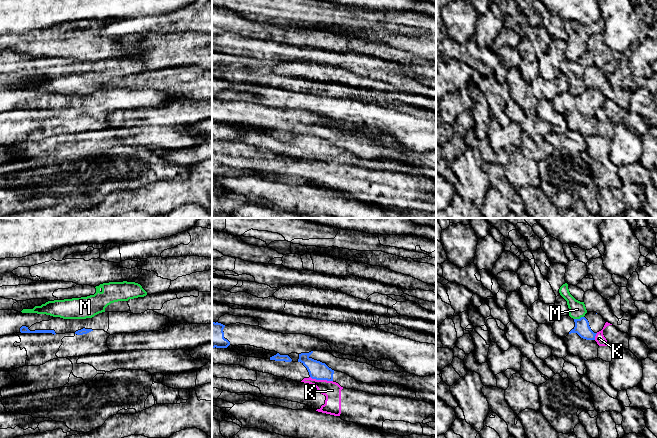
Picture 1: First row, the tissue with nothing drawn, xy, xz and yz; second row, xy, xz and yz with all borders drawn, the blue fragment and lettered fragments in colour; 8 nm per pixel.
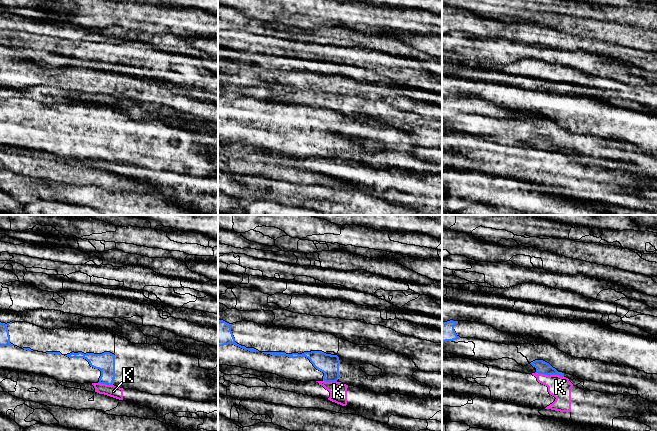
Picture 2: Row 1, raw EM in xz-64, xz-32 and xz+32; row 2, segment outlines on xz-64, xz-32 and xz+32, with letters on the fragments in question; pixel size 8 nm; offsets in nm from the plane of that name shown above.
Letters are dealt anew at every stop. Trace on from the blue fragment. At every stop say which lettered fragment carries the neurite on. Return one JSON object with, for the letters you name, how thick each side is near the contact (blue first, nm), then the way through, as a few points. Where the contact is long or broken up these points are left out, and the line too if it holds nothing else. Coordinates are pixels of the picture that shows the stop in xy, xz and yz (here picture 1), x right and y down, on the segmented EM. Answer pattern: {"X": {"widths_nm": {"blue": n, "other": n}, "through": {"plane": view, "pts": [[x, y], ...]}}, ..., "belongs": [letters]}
{"belongs": []}

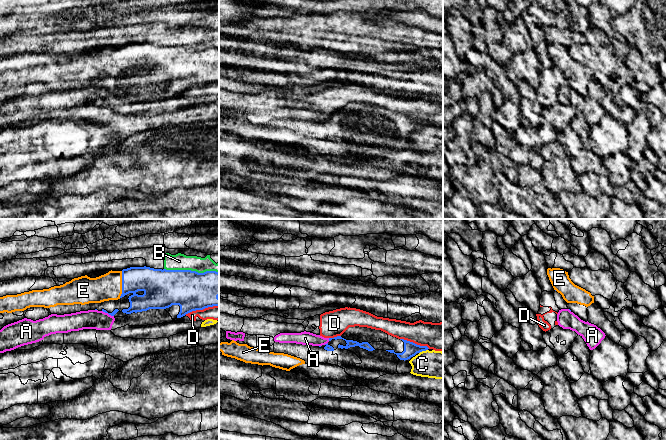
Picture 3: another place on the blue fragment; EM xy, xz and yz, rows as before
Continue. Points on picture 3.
{"E": {"widths_nm": {"blue": 220, "other": 220}}, "belongs": ["E"]}

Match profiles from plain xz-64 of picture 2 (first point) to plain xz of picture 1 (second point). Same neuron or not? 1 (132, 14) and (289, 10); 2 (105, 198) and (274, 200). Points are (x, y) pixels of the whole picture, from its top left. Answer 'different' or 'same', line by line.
1: same
2: same

